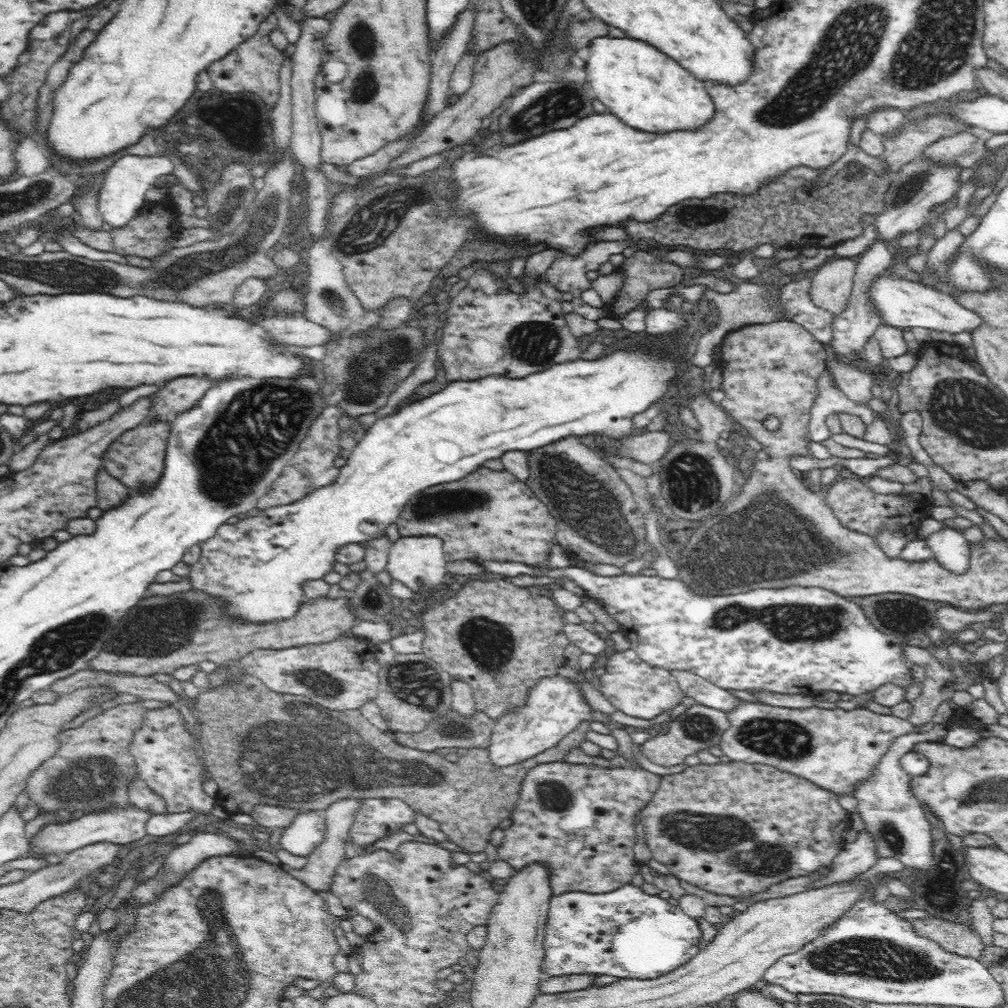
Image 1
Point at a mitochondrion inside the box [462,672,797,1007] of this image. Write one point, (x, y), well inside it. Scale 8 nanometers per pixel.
(699, 727)

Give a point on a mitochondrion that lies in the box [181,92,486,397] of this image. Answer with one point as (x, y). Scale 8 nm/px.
(372, 227)

